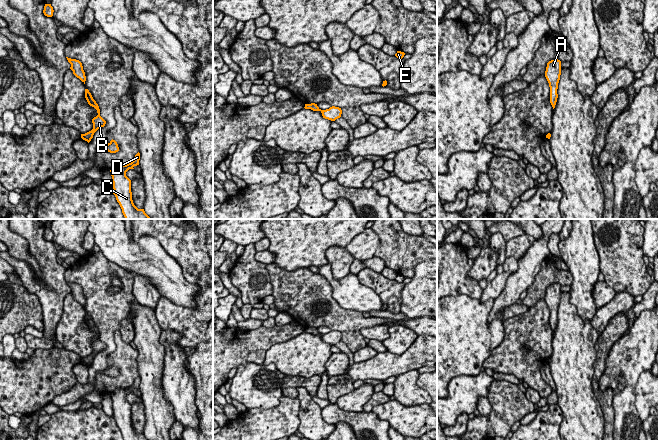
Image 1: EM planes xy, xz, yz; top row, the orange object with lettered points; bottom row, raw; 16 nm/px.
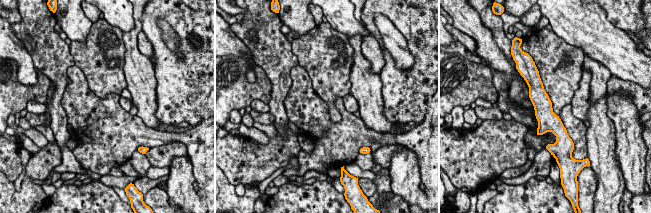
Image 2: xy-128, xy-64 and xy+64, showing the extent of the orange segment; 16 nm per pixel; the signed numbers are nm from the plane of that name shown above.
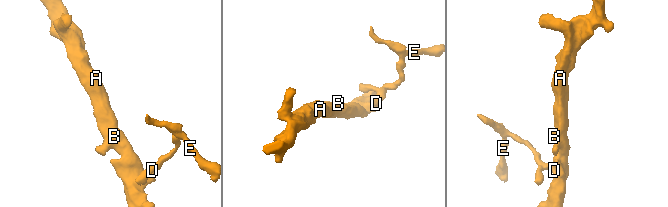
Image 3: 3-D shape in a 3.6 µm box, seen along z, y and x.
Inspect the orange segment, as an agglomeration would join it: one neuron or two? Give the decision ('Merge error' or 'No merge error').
No merge error

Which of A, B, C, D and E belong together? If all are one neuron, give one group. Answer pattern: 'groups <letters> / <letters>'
groups A B C D E

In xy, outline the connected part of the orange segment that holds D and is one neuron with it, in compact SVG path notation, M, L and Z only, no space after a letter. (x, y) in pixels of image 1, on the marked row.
M138 152L134 160L126 165L117 164L110 172L113 182L113 194L119 203L125 219L151 219L144 211L138 209L132 200L131 180L126 176L129 169L139 165L140 153Z

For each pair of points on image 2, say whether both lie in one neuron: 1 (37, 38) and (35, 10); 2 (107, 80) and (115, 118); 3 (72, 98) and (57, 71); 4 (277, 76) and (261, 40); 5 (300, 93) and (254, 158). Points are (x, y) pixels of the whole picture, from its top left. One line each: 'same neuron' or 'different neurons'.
1: same neuron
2: different neurons
3: different neurons
4: same neuron
5: different neurons

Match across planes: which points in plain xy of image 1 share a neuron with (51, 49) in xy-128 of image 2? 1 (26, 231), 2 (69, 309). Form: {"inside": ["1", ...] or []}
{"inside": ["1"]}

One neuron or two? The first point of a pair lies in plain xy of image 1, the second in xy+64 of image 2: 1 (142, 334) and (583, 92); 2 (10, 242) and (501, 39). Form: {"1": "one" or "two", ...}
{"1": "two", "2": "two"}

